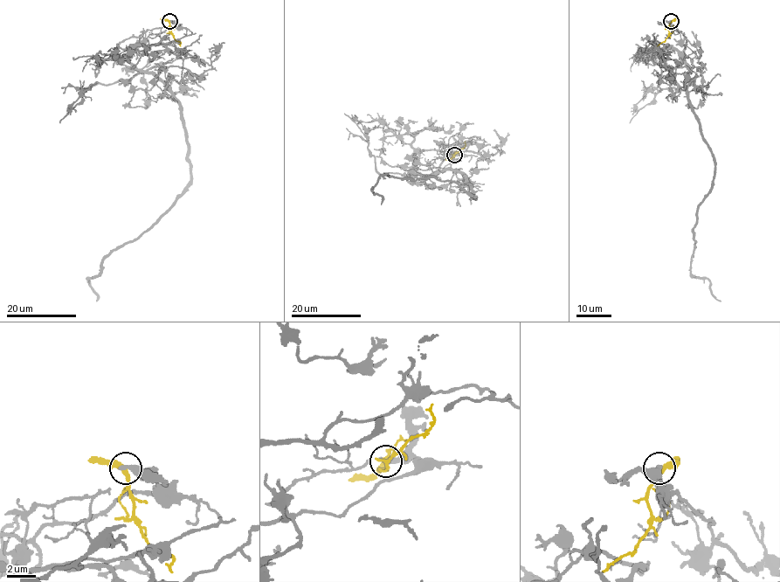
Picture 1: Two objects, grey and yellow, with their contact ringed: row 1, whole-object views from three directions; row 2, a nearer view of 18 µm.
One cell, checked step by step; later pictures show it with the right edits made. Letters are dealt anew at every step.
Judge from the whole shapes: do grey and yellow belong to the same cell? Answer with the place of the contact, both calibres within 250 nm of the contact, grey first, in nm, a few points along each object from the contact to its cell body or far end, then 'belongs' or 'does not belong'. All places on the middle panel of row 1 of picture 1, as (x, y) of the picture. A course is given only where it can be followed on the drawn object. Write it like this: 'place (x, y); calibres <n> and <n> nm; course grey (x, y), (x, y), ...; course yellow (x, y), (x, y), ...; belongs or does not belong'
place (454, 155); calibres 400 and 320 nm; course grey (454, 155), (443, 168), (403, 168), (459, 171), (475, 197), (454, 182), (383, 175), (373, 190), (381, 204); course yellow (454, 155), (465, 146), (465, 141); does not belong

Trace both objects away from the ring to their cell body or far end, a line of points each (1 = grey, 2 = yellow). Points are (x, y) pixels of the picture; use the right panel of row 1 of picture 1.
1: (671, 21), (686, 38), (686, 93), (714, 160), (714, 184), (698, 208), (691, 273), (706, 278), (721, 301)
2: (671, 21), (668, 37), (657, 46)

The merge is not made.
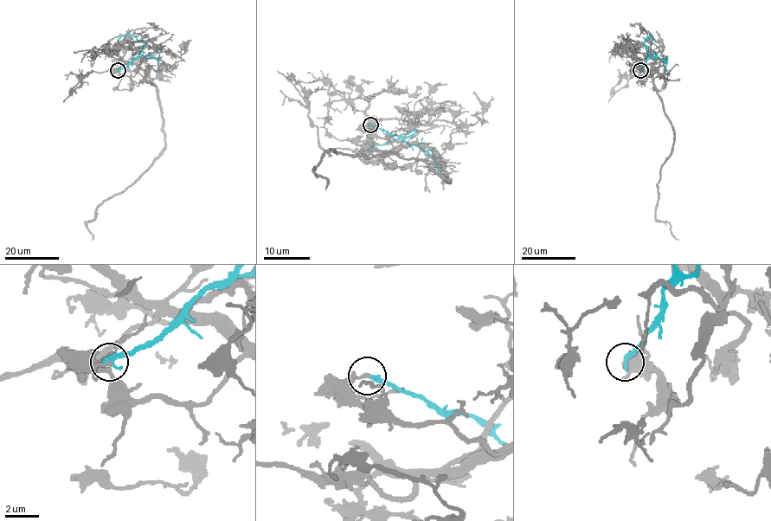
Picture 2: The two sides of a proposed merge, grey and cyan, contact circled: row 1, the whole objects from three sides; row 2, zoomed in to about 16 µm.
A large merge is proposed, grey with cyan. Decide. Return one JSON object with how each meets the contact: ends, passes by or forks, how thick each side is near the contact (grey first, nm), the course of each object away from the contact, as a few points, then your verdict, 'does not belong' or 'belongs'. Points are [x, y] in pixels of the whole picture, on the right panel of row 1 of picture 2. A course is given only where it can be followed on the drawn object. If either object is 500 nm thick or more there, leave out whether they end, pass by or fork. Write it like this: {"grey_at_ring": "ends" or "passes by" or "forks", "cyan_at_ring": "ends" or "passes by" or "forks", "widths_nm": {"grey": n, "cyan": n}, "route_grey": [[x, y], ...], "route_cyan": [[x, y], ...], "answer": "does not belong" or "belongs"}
{"grey_at_ring": "ends", "cyan_at_ring": "ends", "widths_nm": {"grey": 180, "cyan": 320}, "route_grey": [[640, 70], [647, 76], [652, 70], [673, 131], [656, 219], [667, 221], [678, 240]], "route_cyan": [[640, 70], [647, 56], [647, 47], [644, 43], [645, 39], [650, 35], [655, 41]], "answer": "does not belong"}

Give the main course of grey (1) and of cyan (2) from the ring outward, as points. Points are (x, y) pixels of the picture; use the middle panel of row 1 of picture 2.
1: (369, 125), (376, 138), (428, 146), (449, 181), (421, 160), (329, 151), (315, 170), (325, 190)
2: (369, 125), (403, 138), (411, 136), (414, 131), (369, 150)

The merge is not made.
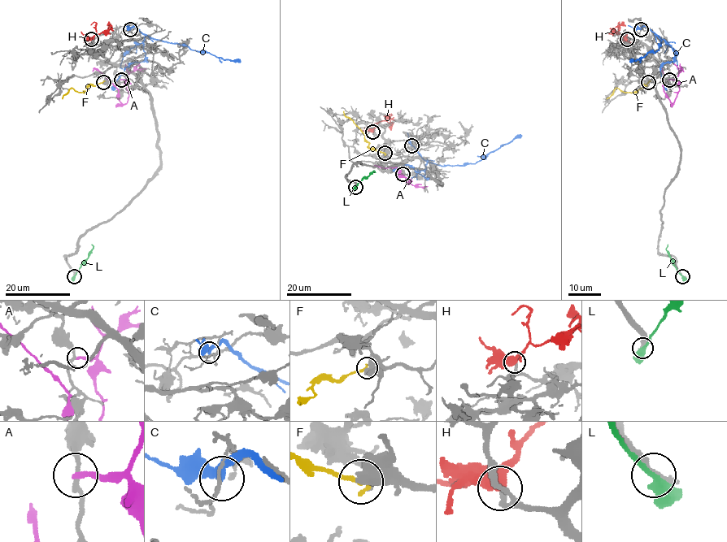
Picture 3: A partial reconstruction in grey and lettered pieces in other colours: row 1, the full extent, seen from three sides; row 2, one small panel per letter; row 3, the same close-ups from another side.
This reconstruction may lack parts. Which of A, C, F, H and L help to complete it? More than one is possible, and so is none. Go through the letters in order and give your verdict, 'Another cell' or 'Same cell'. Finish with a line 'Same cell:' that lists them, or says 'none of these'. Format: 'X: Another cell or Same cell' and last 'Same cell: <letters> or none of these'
A: Another cell
C: Another cell
F: Another cell
H: Same cell
L: Another cell
Same cell: H

